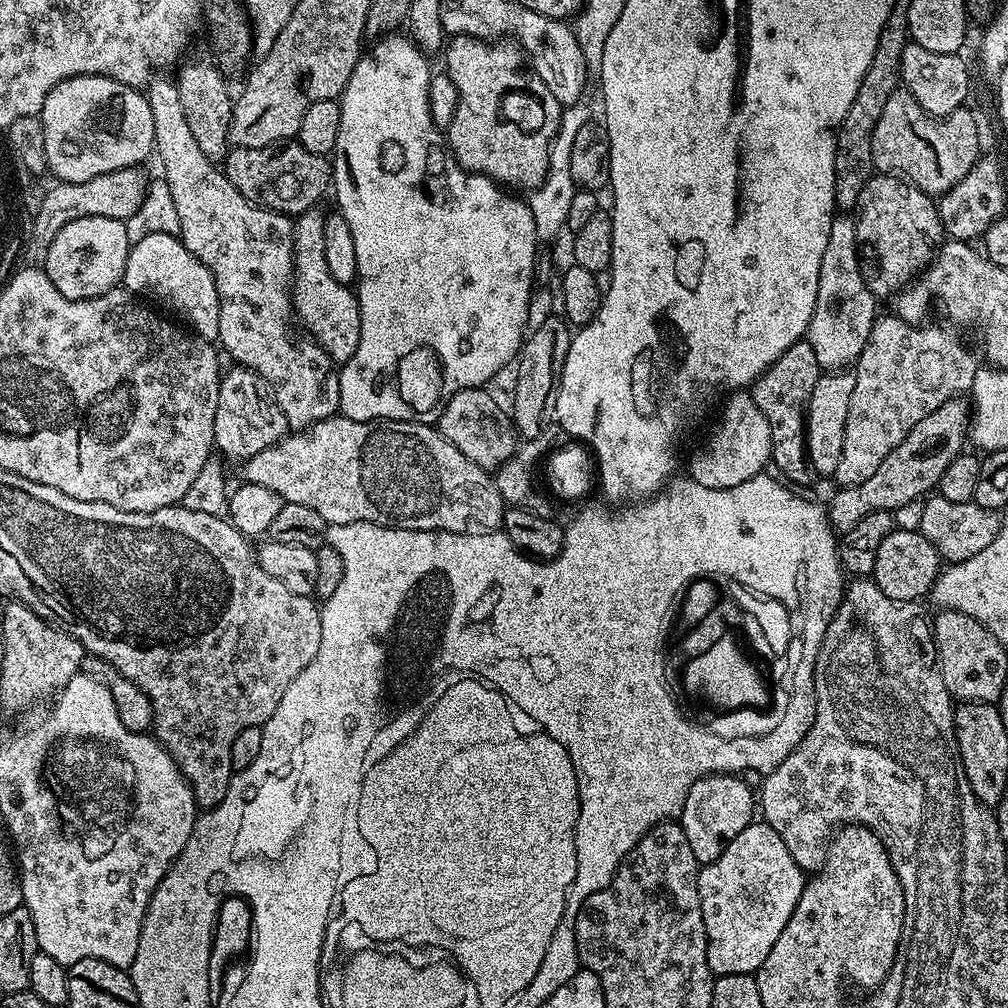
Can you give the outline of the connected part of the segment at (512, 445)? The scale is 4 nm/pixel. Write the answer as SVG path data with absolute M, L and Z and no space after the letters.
M487 387L467 388L454 394L442 410L438 431L458 450L462 450L470 462L485 470L495 470L516 452L518 433L509 413L500 409L499 402L488 391Z

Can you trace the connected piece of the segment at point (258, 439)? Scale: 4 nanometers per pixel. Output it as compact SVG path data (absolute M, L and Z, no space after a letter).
M232 366L220 377L218 390L218 410L214 414L214 445L215 451L225 461L249 460L254 454L274 446L279 440L289 435L290 429L286 422L286 414L278 406L268 387L260 375L249 368Z

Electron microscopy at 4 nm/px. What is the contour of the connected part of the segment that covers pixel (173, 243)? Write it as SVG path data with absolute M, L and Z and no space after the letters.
M146 234L146 238L135 241L128 250L122 284L127 291L135 294L137 297L149 298L148 296L153 296L154 299L161 300L164 304L172 304L173 310L181 316L179 319L185 325L192 324L188 325L191 331L203 340L215 341L217 339L220 303L218 302L216 283L210 274L210 270L202 261L194 258L194 254L190 254L190 250L186 250L186 246L182 243L179 236Z

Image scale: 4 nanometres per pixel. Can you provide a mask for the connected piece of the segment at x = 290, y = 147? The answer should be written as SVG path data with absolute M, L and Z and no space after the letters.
M295 139L285 140L279 144L262 146L261 148L233 147L222 161L222 171L230 178L230 182L252 204L262 208L269 208L272 212L283 212L289 218L295 218L301 212L317 207L324 196L324 191L329 191L332 184L332 165L329 157L310 154Z

